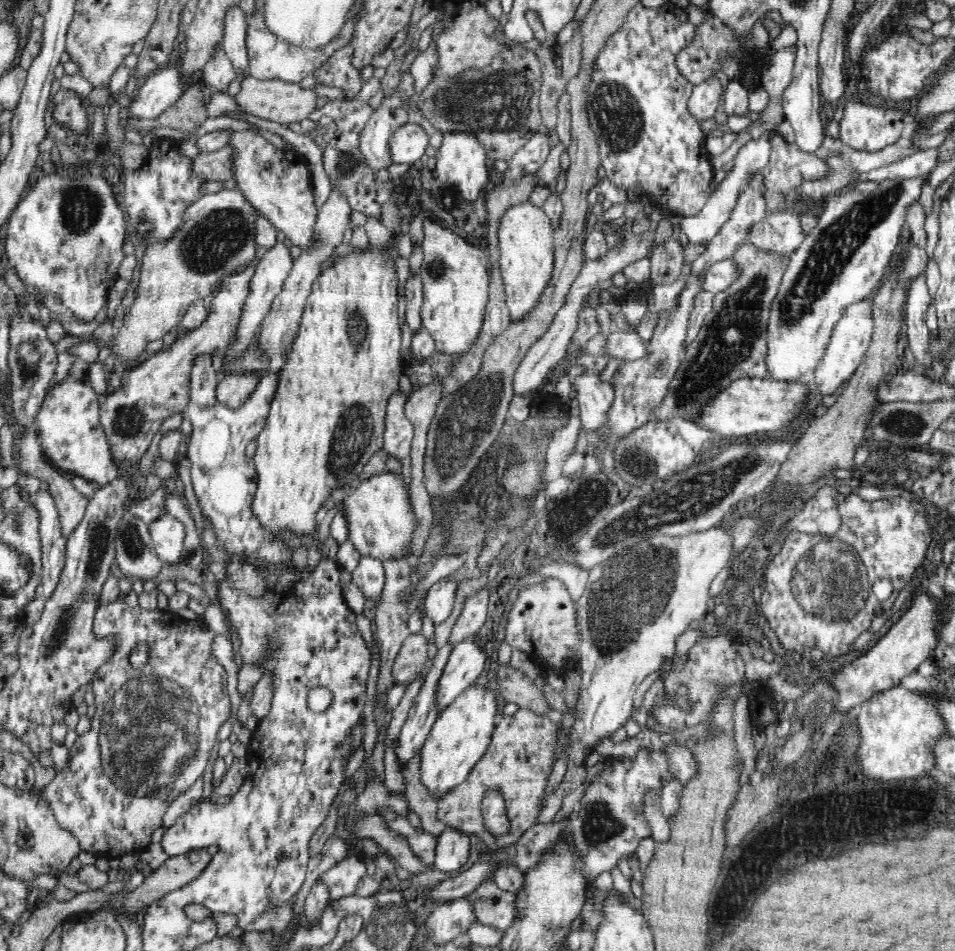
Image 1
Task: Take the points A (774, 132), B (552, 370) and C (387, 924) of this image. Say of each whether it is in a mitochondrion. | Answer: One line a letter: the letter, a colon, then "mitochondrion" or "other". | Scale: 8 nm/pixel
A: other
B: other
C: mitochondrion

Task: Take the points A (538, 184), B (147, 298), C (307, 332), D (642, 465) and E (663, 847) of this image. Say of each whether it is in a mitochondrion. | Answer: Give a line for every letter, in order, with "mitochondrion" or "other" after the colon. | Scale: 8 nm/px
A: other
B: other
C: other
D: mitochondrion
E: other

